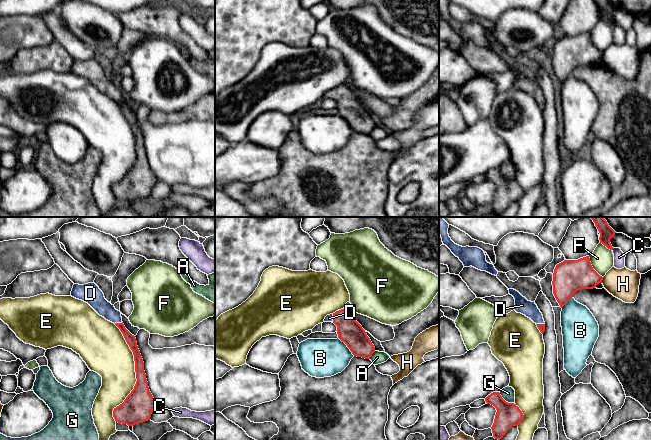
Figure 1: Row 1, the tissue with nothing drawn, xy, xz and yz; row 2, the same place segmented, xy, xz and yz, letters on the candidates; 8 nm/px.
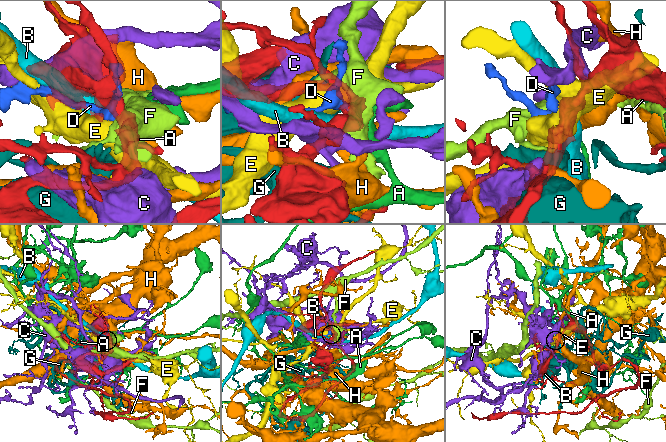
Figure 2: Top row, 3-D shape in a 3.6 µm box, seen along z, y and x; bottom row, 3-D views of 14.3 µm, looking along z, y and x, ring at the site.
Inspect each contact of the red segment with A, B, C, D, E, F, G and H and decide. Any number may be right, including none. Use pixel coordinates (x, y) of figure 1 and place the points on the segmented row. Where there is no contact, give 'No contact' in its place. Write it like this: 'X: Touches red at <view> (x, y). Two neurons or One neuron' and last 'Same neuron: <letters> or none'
A: Touches red at xz (371, 355). Two neurons
B: Touches red at xz (347, 346). Two neurons
C: No contact. Two neurons
D: Touches red at xz (333, 318). One neuron
E: Touches red at xy (136, 373). Two neurons
F: Touches red at yz (592, 267). Two neurons
G: Touches red at yz (505, 401). Two neurons
H: Touches red at yz (602, 279). Two neurons
Same neuron: D

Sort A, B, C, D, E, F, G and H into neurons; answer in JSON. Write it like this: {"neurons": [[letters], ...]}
{"neurons": [["A"], ["B"], ["C"], ["D"], ["E"], ["F"], ["G"], ["H"]]}

